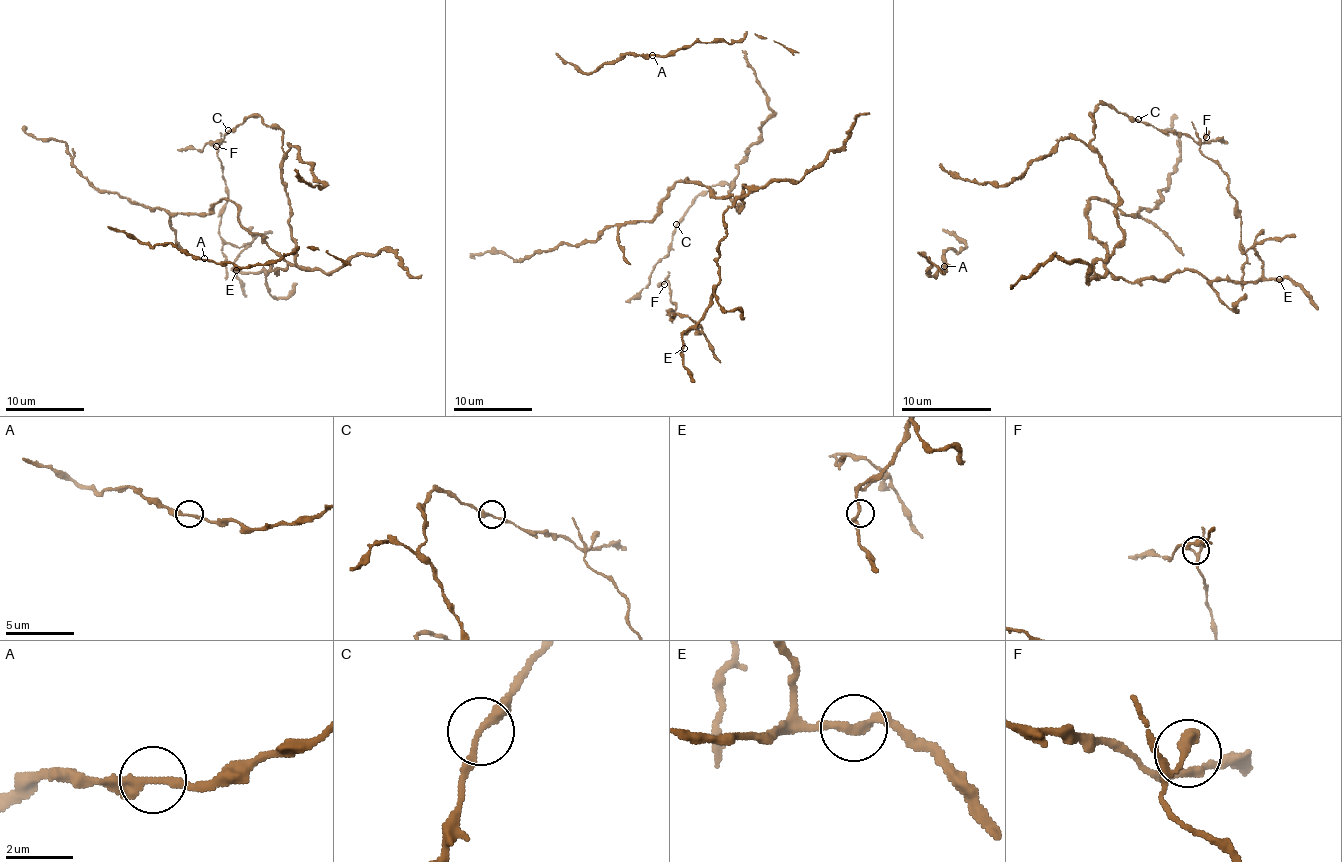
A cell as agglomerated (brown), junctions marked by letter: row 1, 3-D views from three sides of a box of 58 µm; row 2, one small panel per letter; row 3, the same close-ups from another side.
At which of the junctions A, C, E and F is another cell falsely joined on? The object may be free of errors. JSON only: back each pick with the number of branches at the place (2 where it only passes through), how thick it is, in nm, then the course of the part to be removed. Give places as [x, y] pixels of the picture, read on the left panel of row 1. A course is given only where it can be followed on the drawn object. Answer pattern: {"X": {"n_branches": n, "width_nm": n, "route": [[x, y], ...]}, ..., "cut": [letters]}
{"cut": []}

